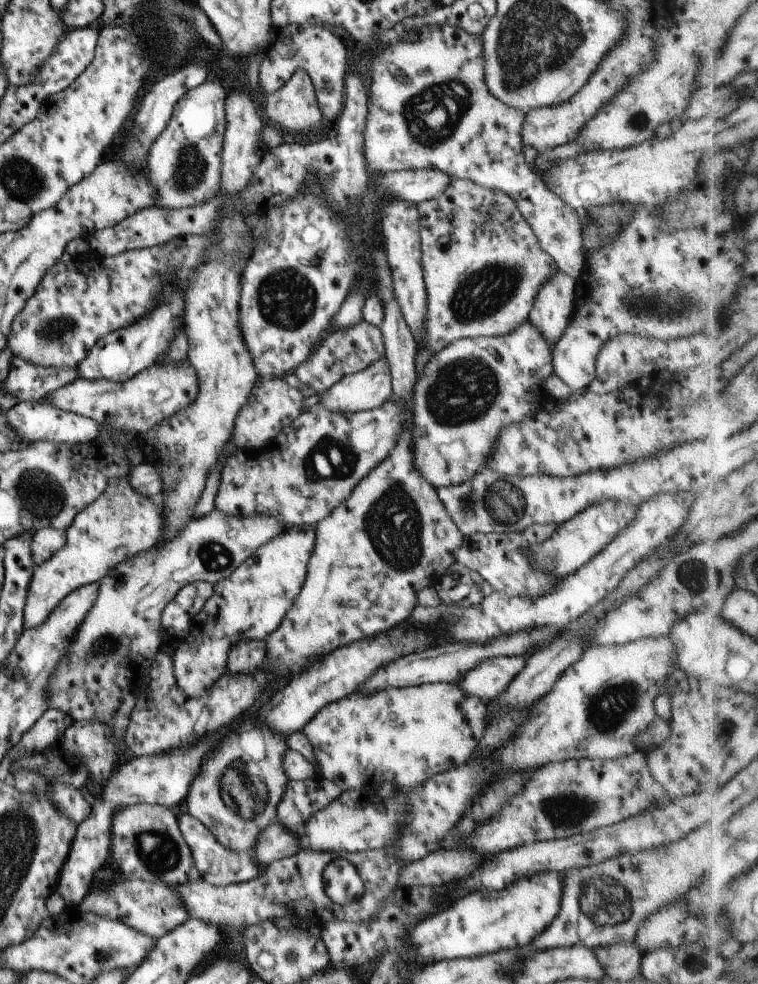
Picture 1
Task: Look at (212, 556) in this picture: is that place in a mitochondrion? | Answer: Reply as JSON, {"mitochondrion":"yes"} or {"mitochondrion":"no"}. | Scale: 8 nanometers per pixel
{"mitochondrion":"yes"}

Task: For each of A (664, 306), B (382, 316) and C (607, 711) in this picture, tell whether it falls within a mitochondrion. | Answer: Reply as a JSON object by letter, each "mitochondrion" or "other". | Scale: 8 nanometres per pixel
{"A":"mitochondrion","B":"other","C":"mitochondrion"}

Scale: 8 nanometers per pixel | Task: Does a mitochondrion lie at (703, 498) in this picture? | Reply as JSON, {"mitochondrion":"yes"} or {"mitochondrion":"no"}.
{"mitochondrion":"no"}

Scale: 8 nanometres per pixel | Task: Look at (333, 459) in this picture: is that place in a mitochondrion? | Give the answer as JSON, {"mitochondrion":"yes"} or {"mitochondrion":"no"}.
{"mitochondrion":"yes"}

